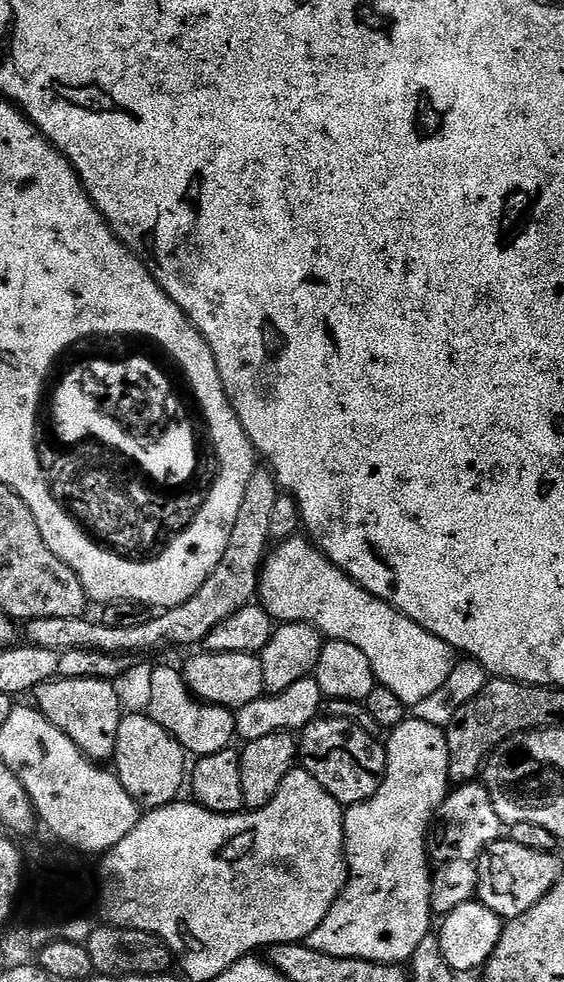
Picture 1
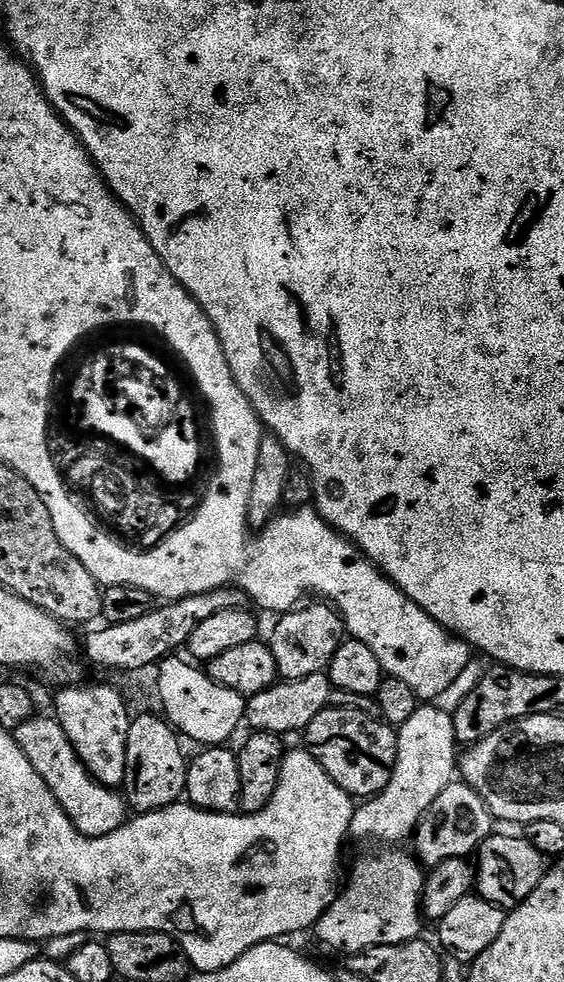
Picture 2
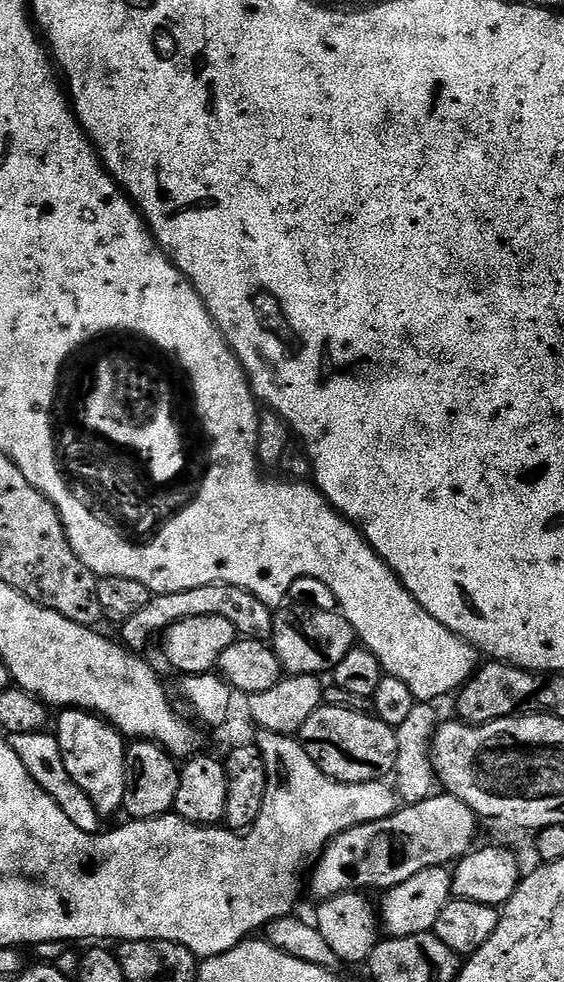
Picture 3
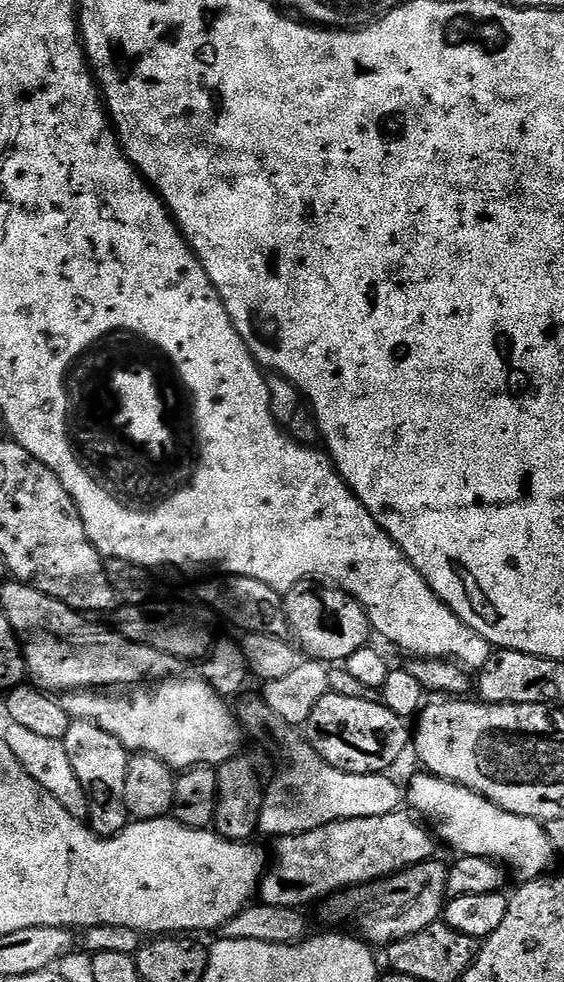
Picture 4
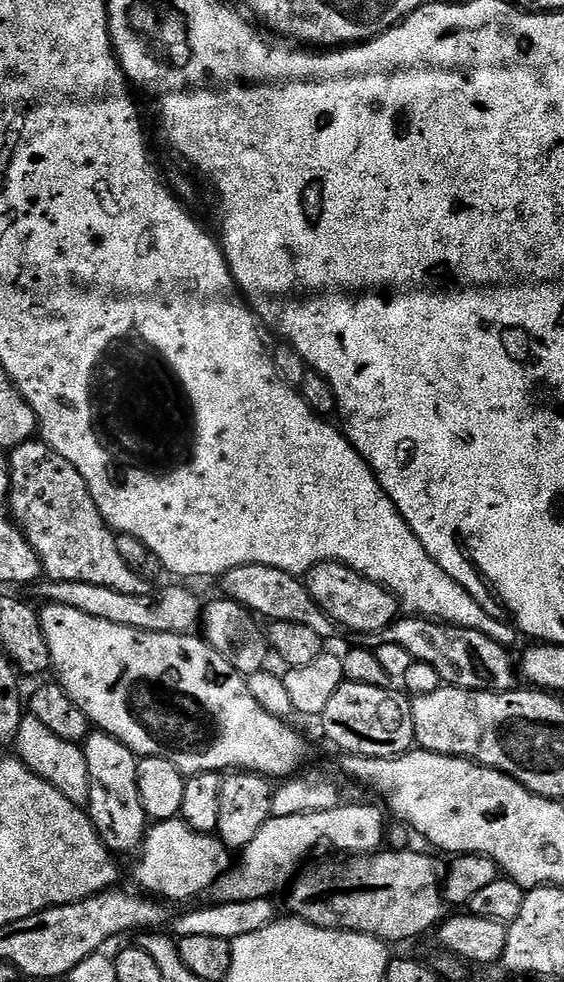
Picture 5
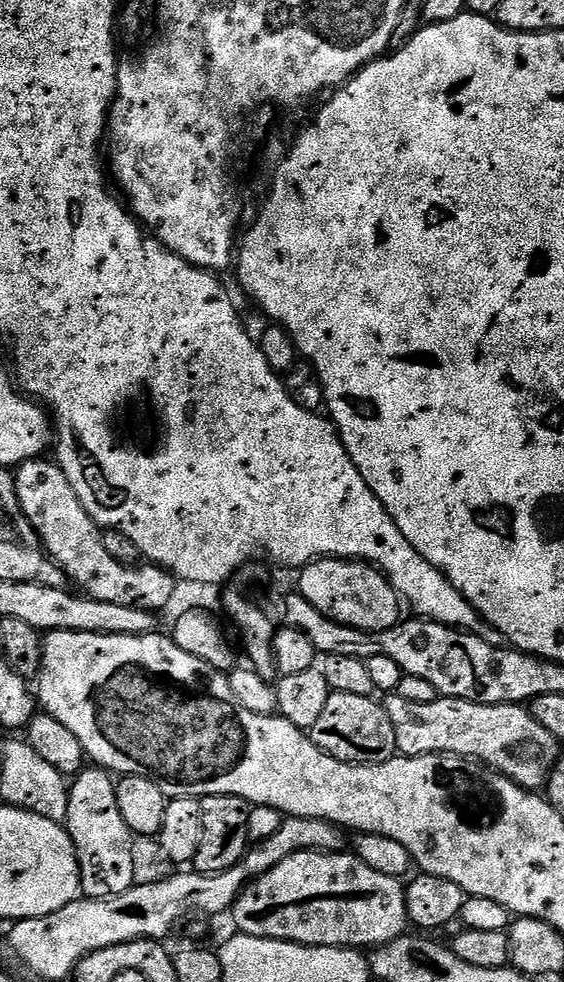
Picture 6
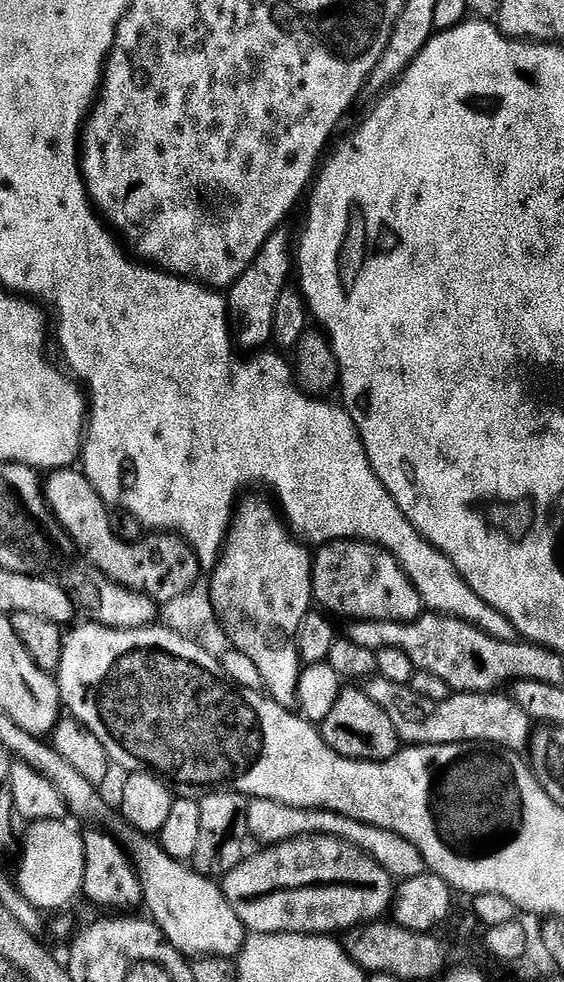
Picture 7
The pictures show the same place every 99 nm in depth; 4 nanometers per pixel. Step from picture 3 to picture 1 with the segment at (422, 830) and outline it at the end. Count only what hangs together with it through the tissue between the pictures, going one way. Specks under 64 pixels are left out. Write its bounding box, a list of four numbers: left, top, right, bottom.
[428,782,502,865]

